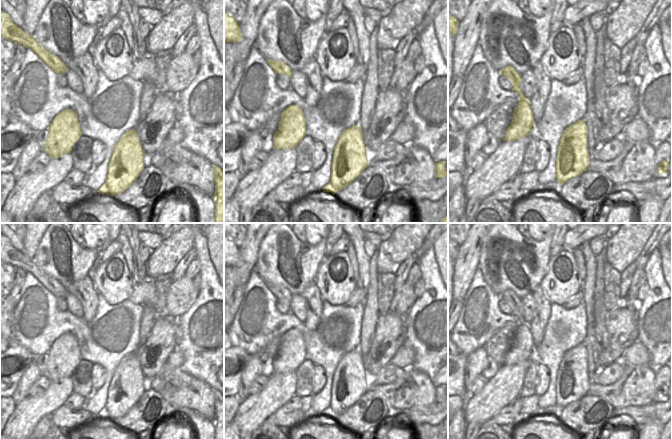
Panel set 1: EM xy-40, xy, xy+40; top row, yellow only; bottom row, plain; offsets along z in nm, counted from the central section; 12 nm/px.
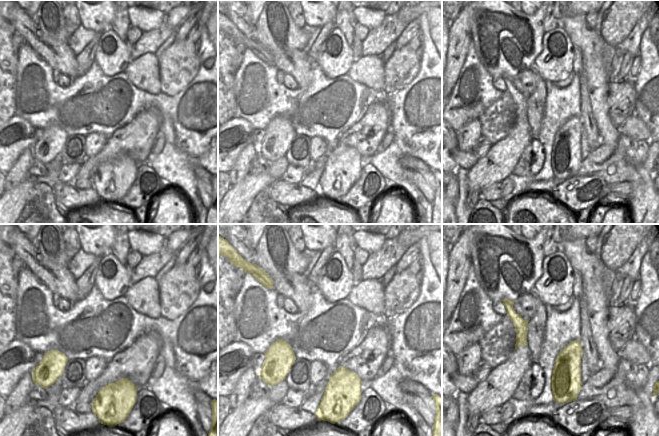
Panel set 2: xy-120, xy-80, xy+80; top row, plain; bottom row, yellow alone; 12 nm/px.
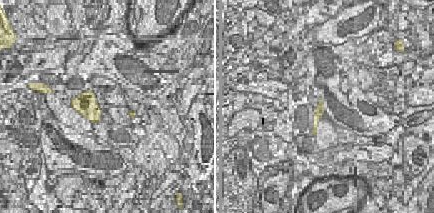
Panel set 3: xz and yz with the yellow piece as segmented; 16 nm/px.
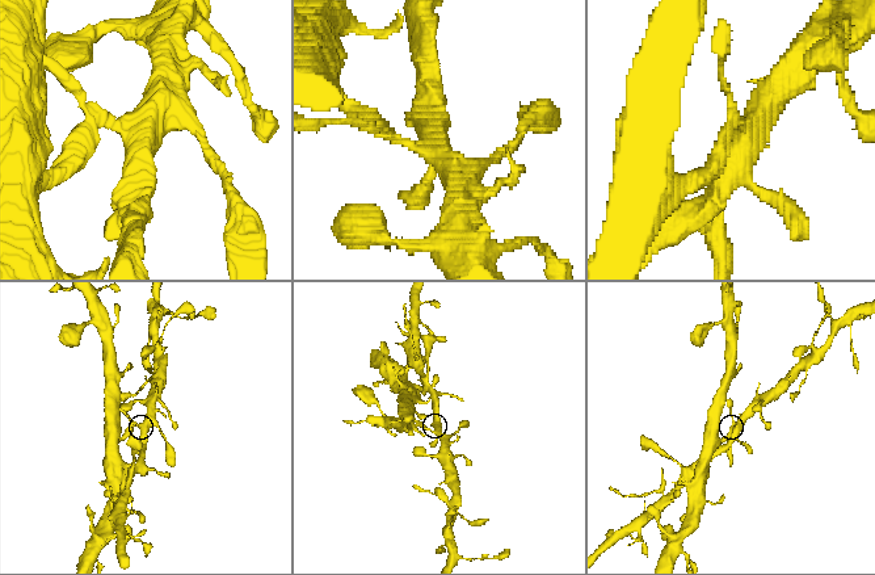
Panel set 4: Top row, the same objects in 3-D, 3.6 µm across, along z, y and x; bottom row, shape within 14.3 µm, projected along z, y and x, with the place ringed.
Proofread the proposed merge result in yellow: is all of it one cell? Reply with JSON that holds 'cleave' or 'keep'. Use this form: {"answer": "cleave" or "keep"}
{"answer": "cleave"}

